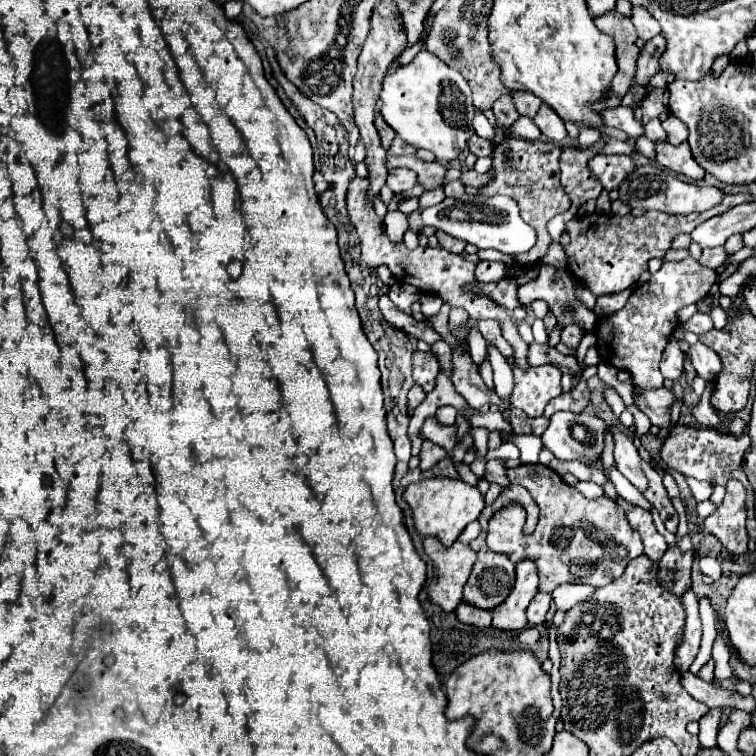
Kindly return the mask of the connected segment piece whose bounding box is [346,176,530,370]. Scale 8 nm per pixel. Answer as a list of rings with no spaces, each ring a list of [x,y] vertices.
[[[354,176],[354,180],[350,182],[350,188],[348,188],[348,198],[346,198],[346,206],[348,206],[350,220],[352,220],[352,224],[354,224],[356,232],[358,232],[358,236],[360,236],[362,260],[364,260],[370,268],[378,268],[380,264],[386,264],[386,266],[390,268],[390,272],[392,272],[398,280],[402,280],[402,282],[406,282],[406,284],[412,284],[412,286],[416,286],[416,288],[422,290],[422,292],[440,296],[440,298],[446,300],[452,308],[464,308],[464,310],[470,314],[470,318],[474,318],[474,320],[480,320],[480,318],[498,320],[498,322],[502,324],[502,328],[504,328],[504,338],[506,338],[506,340],[512,344],[512,348],[514,348],[514,362],[516,362],[516,366],[522,368],[522,370],[530,368],[528,358],[526,358],[528,346],[526,346],[526,342],[520,340],[520,336],[518,336],[518,332],[516,332],[516,324],[514,324],[514,320],[508,316],[508,310],[506,310],[504,306],[496,306],[492,300],[488,300],[488,298],[484,298],[484,296],[466,294],[466,292],[462,290],[462,286],[464,286],[466,282],[472,282],[472,280],[474,280],[474,268],[476,268],[476,264],[466,262],[466,260],[462,260],[460,256],[456,256],[456,254],[452,254],[452,252],[448,252],[448,250],[444,250],[444,248],[440,248],[440,246],[438,246],[438,248],[430,248],[430,246],[422,248],[422,246],[418,246],[416,250],[408,250],[404,244],[392,244],[392,242],[388,240],[388,236],[382,234],[382,230],[380,230],[380,218],[376,216],[374,208],[372,208],[372,206],[368,204],[368,200],[366,200],[366,188],[368,188],[368,180]]]

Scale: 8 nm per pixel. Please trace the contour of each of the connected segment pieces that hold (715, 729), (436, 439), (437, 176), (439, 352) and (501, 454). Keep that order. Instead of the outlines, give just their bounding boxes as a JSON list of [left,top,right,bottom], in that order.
[[698,710,722,748],[422,416,458,458],[388,154,446,190],[432,340,450,376],[486,442,520,460]]

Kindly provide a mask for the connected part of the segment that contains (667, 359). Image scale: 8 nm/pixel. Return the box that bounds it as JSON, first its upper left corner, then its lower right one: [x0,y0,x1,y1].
[660,338,684,380]

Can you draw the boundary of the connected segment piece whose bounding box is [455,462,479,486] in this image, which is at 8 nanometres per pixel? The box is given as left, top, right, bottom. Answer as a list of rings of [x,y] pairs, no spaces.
[[[462,462],[460,465],[455,466],[460,479],[467,482],[472,486],[477,486],[479,478],[470,470],[469,465]]]

